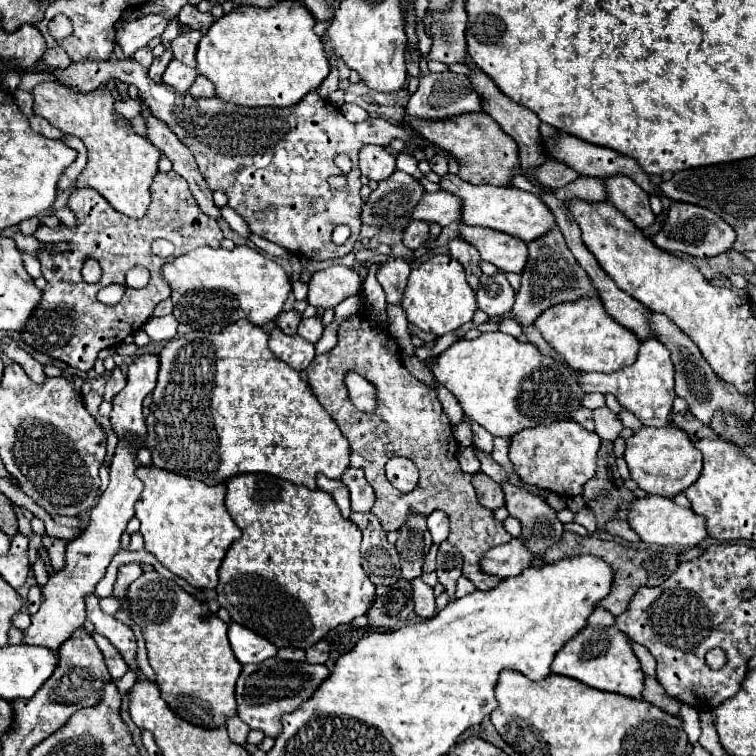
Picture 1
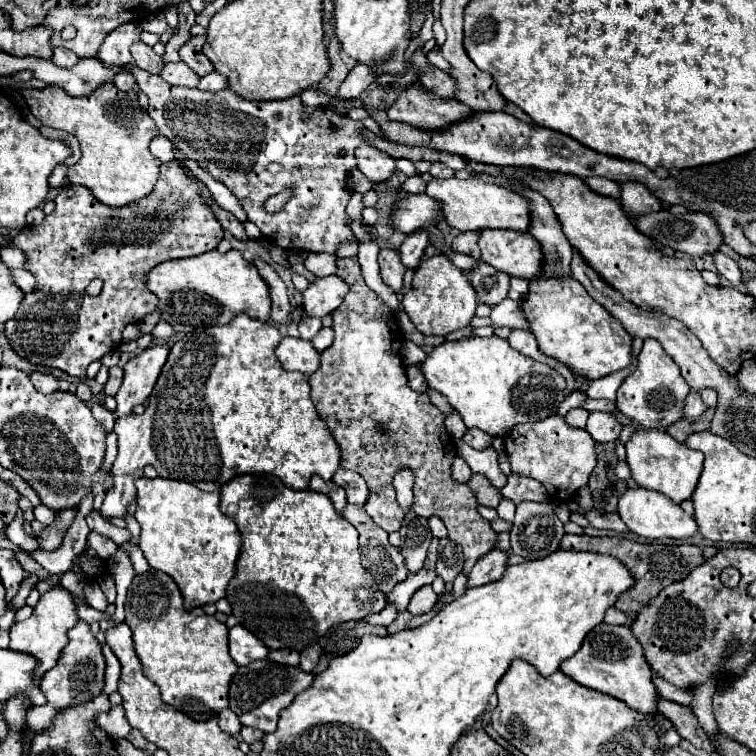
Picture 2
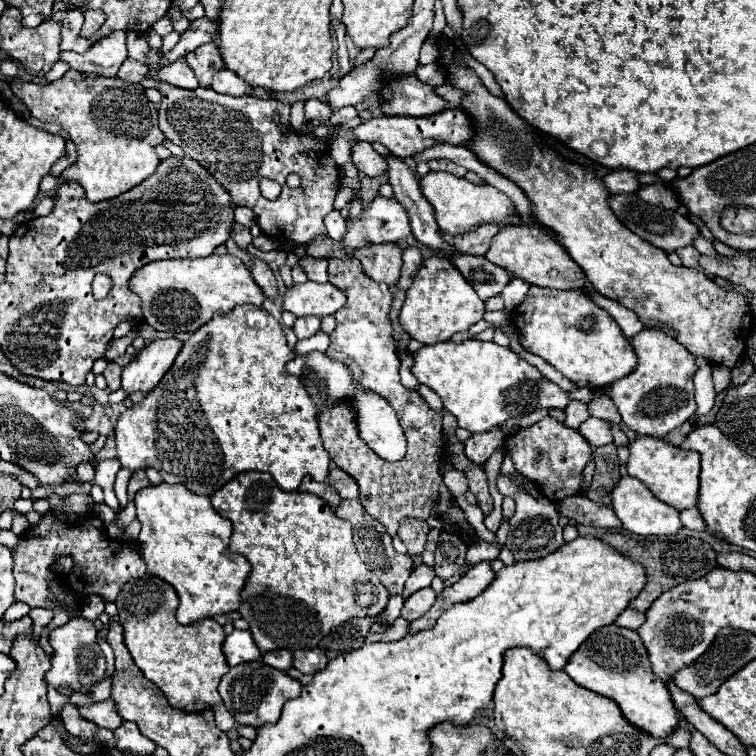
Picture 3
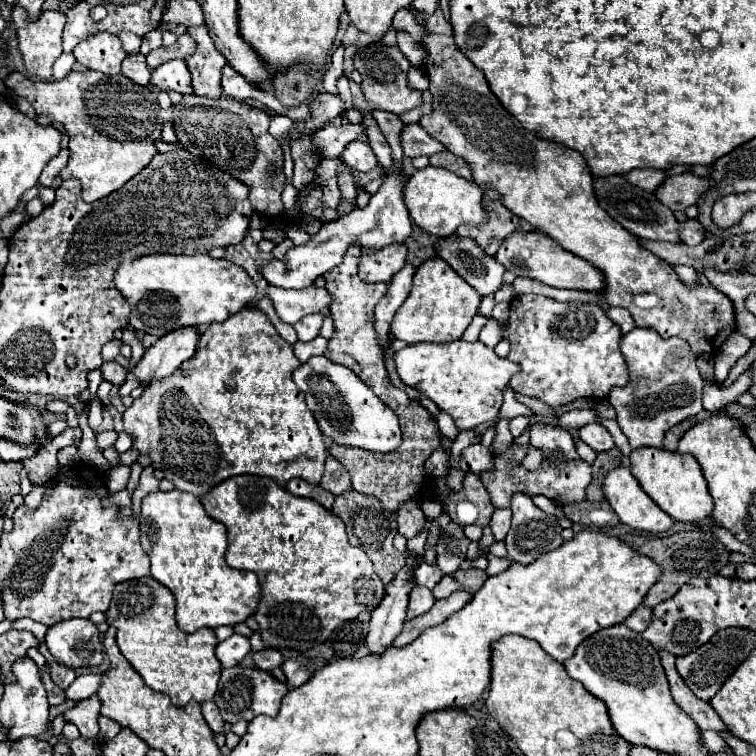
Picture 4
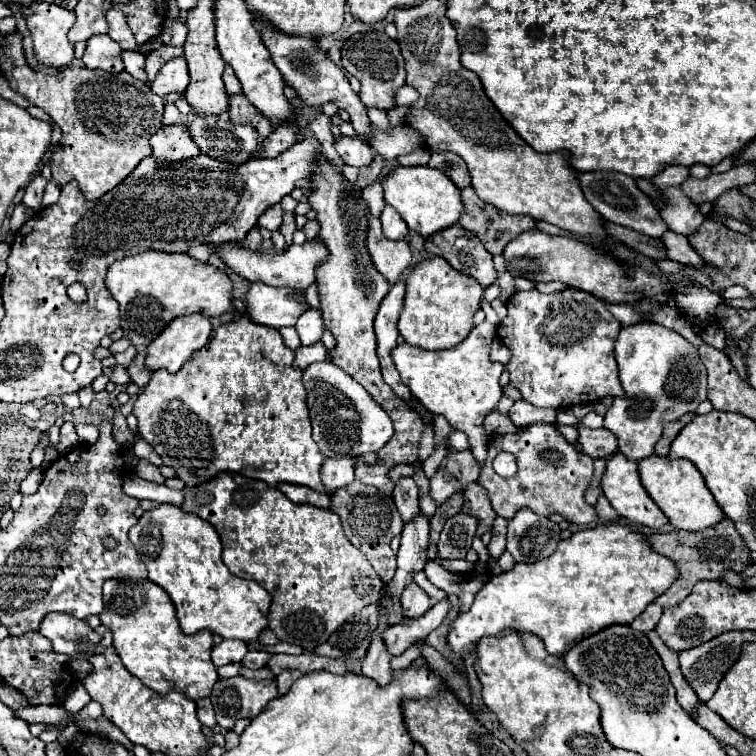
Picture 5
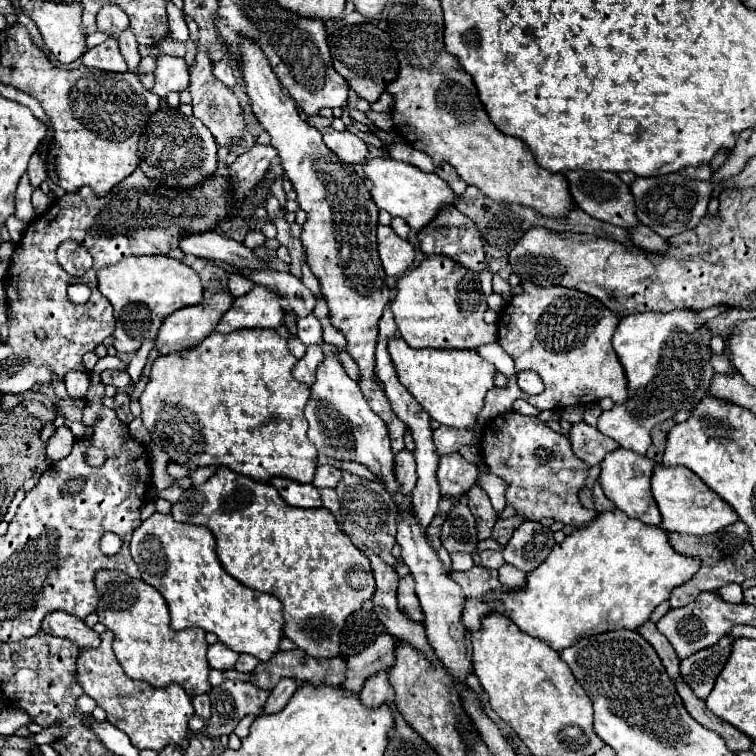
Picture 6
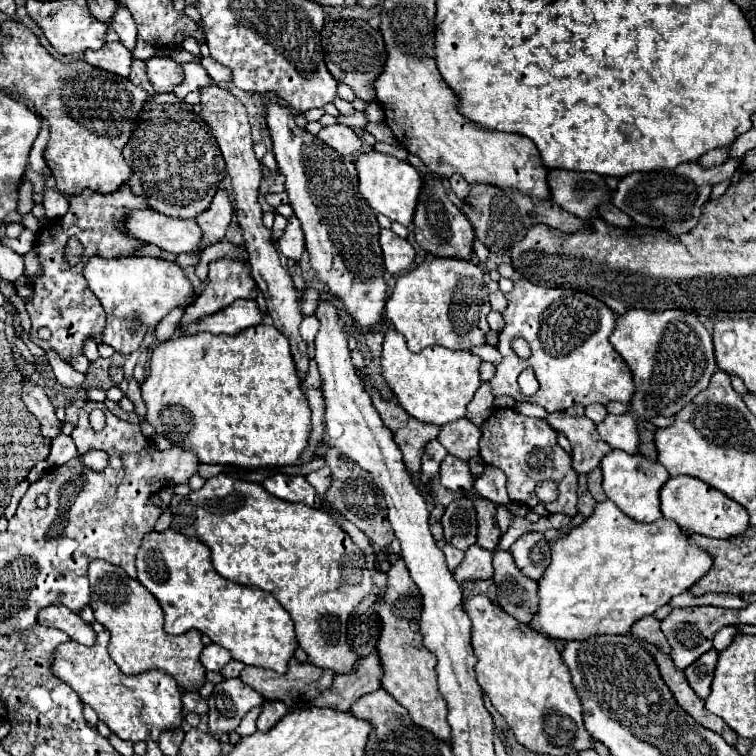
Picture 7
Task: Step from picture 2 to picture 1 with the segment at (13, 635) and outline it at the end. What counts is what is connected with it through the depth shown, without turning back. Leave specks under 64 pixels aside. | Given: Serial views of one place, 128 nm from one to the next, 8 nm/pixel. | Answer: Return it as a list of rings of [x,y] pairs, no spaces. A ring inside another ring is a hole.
[[[246,320],[228,324],[218,334],[190,332],[164,346],[146,428],[148,434],[140,448],[150,450],[154,466],[196,478],[208,486],[224,484],[236,474],[266,472],[314,490],[318,472],[328,478],[340,478],[350,462],[346,436],[314,398],[300,372],[278,360],[268,348],[268,332]],[[118,442],[116,454],[110,462],[110,484],[102,492],[98,504],[92,508],[88,528],[82,532],[80,538],[68,544],[66,568],[50,576],[48,584],[42,588],[42,606],[32,616],[32,624],[24,630],[24,644],[36,644],[50,648],[50,652],[58,652],[60,644],[68,640],[68,636],[72,636],[72,632],[86,622],[84,596],[94,592],[96,584],[104,578],[114,554],[120,550],[120,536],[126,530],[128,520],[134,516],[134,504],[143,490],[143,484],[135,475],[136,452],[138,450],[132,448],[132,442]]]

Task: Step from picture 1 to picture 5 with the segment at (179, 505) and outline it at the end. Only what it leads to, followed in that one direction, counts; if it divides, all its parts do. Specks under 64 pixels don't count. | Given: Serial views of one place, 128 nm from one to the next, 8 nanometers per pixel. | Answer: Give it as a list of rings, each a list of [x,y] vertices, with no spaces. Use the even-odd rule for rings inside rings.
[[[162,504],[160,508],[144,512],[138,524],[130,530],[130,542],[138,548],[136,552],[140,554],[140,558],[148,568],[148,580],[152,580],[154,584],[158,584],[168,592],[184,634],[210,630],[212,634],[218,634],[222,638],[254,644],[258,642],[262,630],[268,628],[268,610],[272,604],[272,596],[260,584],[234,576],[222,564],[222,542],[218,538],[218,532],[206,520],[198,518],[196,514],[186,514],[180,506]]]

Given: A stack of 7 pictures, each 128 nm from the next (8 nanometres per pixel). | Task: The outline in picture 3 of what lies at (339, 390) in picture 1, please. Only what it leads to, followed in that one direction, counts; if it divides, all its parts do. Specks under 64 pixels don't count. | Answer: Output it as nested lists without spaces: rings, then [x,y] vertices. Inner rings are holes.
[[[354,256],[344,258],[330,258],[328,264],[328,282],[334,284],[338,290],[346,294],[346,304],[334,314],[336,316],[336,330],[330,334],[330,346],[326,356],[338,360],[350,368],[354,380],[362,384],[366,390],[372,390],[386,398],[390,406],[396,410],[402,430],[408,440],[406,458],[398,462],[386,462],[378,458],[364,440],[360,440],[356,430],[356,420],[352,410],[346,404],[332,402],[330,408],[320,412],[320,434],[324,440],[324,448],[330,454],[332,462],[348,472],[360,490],[360,504],[366,512],[380,520],[390,536],[396,536],[398,524],[404,518],[420,518],[426,520],[430,516],[448,518],[462,530],[466,540],[476,538],[474,528],[468,524],[466,514],[456,506],[454,500],[440,500],[442,488],[442,472],[440,472],[440,458],[444,456],[444,440],[442,440],[442,416],[434,412],[426,400],[412,390],[406,390],[400,384],[400,358],[398,348],[392,338],[390,326],[390,304],[392,292],[386,284],[378,284],[370,280],[362,272],[362,264]]]

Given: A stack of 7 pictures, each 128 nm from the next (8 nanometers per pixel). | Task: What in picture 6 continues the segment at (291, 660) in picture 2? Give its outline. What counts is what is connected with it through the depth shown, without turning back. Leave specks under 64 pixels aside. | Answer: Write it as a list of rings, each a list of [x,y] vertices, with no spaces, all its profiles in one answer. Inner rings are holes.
[[[240,654],[240,658],[238,658],[238,662],[236,662],[234,670],[238,670],[238,672],[252,672],[252,670],[258,666],[258,662],[260,662],[260,660],[256,660],[254,656]]]

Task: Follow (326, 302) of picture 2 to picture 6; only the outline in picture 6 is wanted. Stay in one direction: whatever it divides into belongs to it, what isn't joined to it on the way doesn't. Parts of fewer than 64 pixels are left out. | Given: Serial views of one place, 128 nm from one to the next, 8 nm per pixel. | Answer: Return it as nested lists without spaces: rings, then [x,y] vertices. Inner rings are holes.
[[[256,286],[248,294],[234,300],[232,308],[220,318],[216,332],[230,334],[242,328],[278,328],[284,312],[276,296],[266,286]]]

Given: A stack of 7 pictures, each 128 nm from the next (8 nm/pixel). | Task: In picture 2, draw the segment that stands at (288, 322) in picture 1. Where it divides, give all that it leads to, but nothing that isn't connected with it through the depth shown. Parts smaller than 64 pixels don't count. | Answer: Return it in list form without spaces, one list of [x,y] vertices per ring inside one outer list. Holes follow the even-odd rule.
[[[254,258],[254,266],[258,268],[260,276],[264,278],[264,282],[270,288],[270,300],[272,300],[272,310],[270,310],[270,318],[274,320],[274,324],[288,324],[290,320],[300,320],[302,318],[302,310],[290,308],[290,300],[286,294],[286,284],[280,280],[280,276],[276,274],[276,270],[266,264],[262,258]]]

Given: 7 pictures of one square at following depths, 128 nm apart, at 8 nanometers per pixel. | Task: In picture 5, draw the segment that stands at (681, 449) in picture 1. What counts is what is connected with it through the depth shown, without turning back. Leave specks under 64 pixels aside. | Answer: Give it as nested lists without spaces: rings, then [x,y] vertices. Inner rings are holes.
[[[650,456],[644,462],[640,460],[638,466],[640,466],[640,478],[646,492],[652,496],[658,508],[666,514],[668,522],[674,528],[698,532],[726,518],[722,508],[716,504],[714,496],[710,494],[708,486],[704,484],[704,478],[700,476],[700,472],[694,468],[690,460],[670,460],[662,456]]]

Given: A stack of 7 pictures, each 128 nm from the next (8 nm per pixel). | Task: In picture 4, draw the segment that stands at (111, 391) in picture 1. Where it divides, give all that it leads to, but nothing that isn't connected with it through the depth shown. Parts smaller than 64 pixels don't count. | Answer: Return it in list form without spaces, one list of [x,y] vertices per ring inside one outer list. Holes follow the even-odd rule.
[[[104,362],[100,368],[104,380],[108,380],[114,386],[122,386],[126,380],[126,370],[118,362]]]

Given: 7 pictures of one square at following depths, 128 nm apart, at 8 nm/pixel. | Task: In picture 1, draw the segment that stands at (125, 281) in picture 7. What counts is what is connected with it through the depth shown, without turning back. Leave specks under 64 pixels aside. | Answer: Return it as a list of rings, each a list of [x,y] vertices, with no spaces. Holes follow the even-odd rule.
[[[236,246],[234,250],[196,248],[164,264],[162,278],[172,288],[170,300],[174,304],[174,318],[194,330],[208,332],[220,332],[240,318],[256,326],[272,322],[282,312],[292,290],[282,266],[248,246]]]

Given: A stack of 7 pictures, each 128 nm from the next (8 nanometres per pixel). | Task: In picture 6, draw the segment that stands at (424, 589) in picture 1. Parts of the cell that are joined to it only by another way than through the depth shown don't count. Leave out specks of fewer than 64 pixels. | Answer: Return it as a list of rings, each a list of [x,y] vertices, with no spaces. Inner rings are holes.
[[[412,576],[400,578],[396,596],[398,596],[400,610],[402,610],[412,622],[422,622],[422,608],[420,608],[420,604],[418,604],[418,596],[416,596],[416,592],[414,592],[414,580],[412,580]]]

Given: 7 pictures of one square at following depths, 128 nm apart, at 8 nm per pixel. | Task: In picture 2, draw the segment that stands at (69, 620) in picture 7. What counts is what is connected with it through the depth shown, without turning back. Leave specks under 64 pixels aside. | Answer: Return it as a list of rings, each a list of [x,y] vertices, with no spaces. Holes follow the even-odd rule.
[[[82,620],[76,622],[76,626],[68,630],[68,644],[62,650],[58,664],[42,676],[40,690],[46,694],[48,704],[46,706],[32,706],[28,710],[28,732],[24,732],[24,752],[26,754],[30,752],[32,738],[40,730],[48,728],[52,724],[52,718],[60,710],[64,710],[68,706],[84,704],[84,702],[96,698],[102,692],[102,688],[104,688],[104,666],[106,664],[104,664],[102,646],[98,644],[94,634],[90,632],[90,626],[86,622],[82,622]]]

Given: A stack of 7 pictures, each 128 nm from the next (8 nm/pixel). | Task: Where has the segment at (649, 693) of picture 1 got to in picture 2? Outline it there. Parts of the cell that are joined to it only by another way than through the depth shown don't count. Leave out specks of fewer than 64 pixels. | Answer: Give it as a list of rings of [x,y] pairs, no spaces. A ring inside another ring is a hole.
[[[660,698],[658,708],[660,708],[660,714],[664,714],[674,724],[674,728],[680,732],[680,736],[684,740],[688,740],[696,748],[702,748],[706,752],[714,752],[714,744],[708,740],[708,736],[700,728],[692,708],[664,700],[664,698]]]

